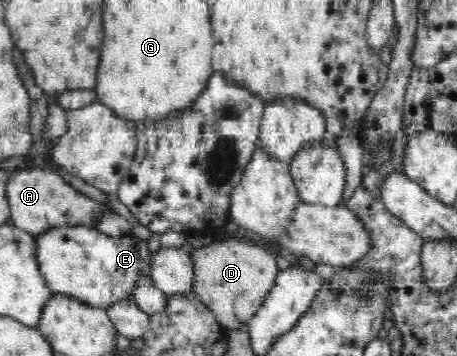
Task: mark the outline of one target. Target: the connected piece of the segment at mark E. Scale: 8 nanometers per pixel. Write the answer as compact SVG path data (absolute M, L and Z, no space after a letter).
M59 227L57 229L53 229L51 231L47 231L43 235L37 235L34 237L37 241L37 263L38 267L42 271L42 275L46 279L46 283L49 285L50 289L54 293L61 293L72 297L73 299L77 299L86 305L91 305L92 307L103 307L106 309L107 307L111 307L113 304L117 302L121 302L123 300L127 300L132 296L133 287L136 285L136 282L139 280L139 277L149 277L151 268L152 268L152 260L153 256L151 251L147 248L147 241L141 240L138 237L114 237L111 235L107 235L106 233L99 232L96 228L93 227Z

